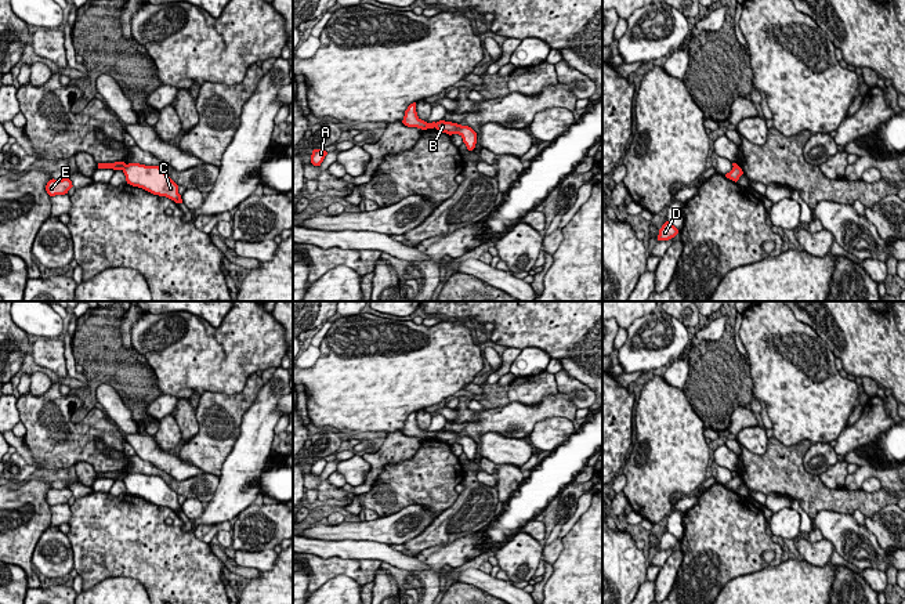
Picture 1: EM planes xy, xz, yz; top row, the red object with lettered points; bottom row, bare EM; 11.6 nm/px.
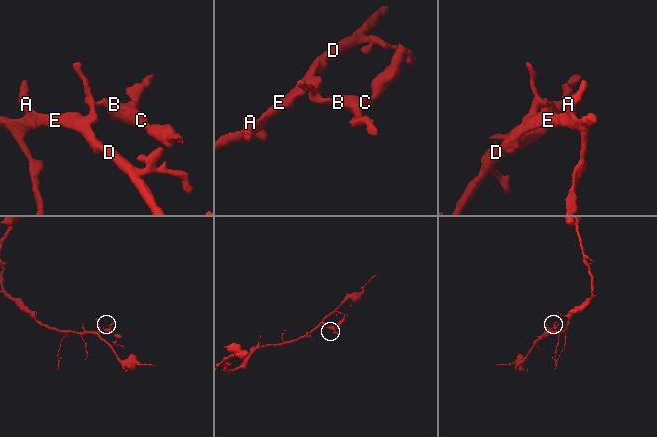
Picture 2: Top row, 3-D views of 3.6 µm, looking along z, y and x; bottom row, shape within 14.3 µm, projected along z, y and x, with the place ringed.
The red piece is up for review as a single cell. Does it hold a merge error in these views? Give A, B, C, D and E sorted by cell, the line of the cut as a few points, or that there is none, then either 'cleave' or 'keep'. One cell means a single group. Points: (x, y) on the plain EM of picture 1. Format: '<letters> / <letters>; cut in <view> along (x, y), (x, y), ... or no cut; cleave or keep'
A D E / B C; cut in xy along (127, 474), (122, 478); cleave

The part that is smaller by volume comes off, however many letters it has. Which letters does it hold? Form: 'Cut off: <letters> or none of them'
Cut off: B, C

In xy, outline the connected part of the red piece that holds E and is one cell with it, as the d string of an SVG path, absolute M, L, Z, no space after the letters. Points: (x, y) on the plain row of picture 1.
M69 488L50 489L46 495L46 500L50 506L65 504L72 498L72 491Z

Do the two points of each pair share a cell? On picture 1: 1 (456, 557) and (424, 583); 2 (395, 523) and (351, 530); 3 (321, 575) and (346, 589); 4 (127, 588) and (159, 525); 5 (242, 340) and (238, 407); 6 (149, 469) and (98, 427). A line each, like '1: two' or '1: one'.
1: one
2: one
3: two
4: two
5: two
6: two

